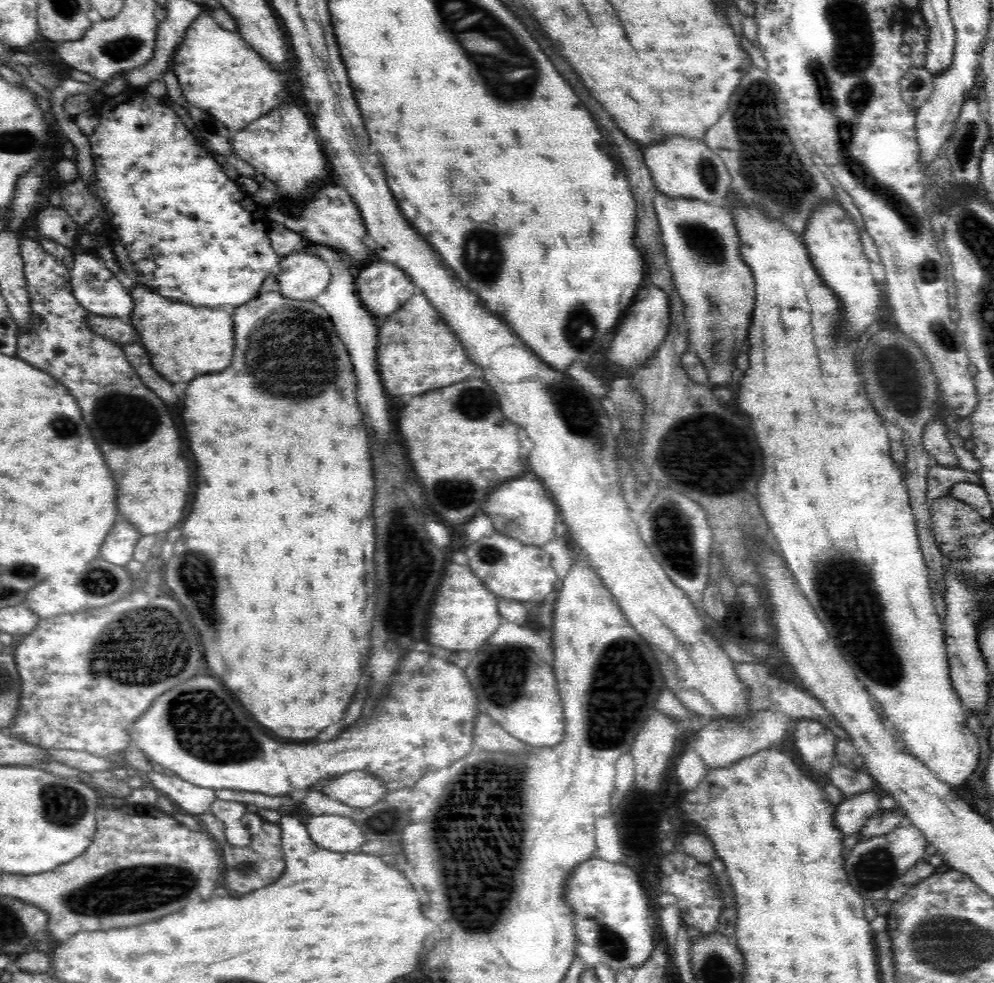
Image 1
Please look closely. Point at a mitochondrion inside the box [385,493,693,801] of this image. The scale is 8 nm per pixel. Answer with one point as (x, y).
(621, 676)

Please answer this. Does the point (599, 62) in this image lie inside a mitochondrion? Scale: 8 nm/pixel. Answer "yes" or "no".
no

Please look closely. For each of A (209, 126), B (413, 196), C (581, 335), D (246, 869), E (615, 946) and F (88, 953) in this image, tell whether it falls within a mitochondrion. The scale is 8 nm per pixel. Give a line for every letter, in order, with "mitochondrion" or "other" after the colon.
A: other
B: other
C: mitochondrion
D: mitochondrion
E: mitochondrion
F: other

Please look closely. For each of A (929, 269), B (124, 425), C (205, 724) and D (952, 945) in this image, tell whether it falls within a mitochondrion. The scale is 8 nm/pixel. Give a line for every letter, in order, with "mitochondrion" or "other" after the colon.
A: mitochondrion
B: mitochondrion
C: mitochondrion
D: mitochondrion

